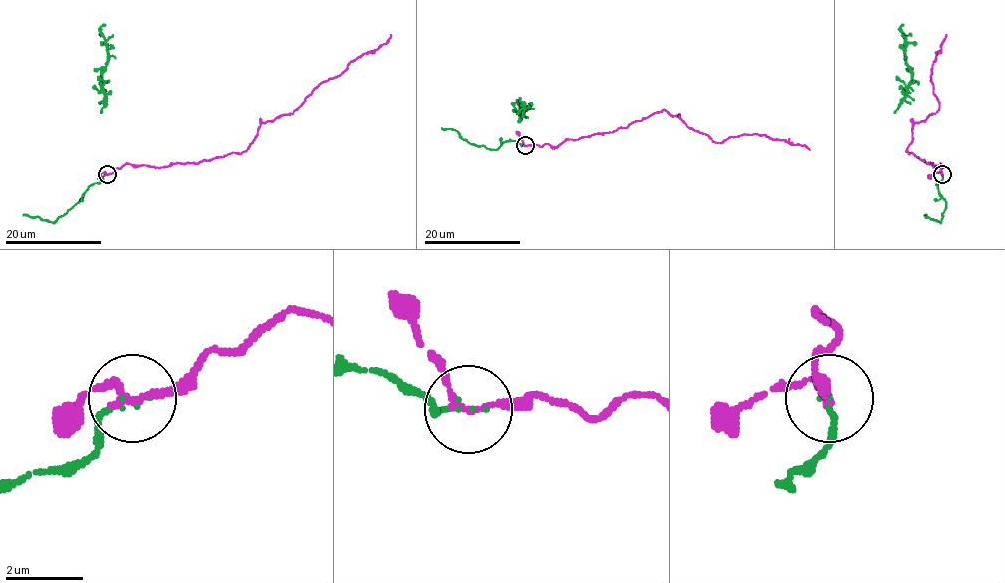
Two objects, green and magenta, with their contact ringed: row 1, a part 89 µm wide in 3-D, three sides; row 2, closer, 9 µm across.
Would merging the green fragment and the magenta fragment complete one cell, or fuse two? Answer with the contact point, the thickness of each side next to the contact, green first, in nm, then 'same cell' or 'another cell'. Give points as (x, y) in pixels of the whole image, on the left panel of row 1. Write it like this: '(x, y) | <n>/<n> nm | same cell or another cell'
(107, 174) | 70/170 nm | same cell

